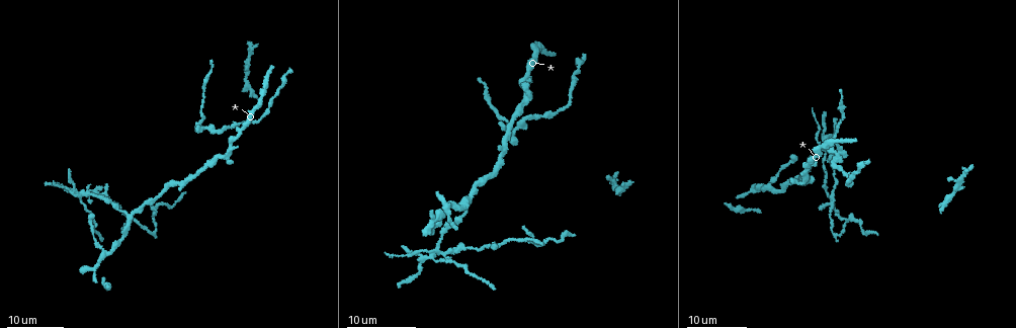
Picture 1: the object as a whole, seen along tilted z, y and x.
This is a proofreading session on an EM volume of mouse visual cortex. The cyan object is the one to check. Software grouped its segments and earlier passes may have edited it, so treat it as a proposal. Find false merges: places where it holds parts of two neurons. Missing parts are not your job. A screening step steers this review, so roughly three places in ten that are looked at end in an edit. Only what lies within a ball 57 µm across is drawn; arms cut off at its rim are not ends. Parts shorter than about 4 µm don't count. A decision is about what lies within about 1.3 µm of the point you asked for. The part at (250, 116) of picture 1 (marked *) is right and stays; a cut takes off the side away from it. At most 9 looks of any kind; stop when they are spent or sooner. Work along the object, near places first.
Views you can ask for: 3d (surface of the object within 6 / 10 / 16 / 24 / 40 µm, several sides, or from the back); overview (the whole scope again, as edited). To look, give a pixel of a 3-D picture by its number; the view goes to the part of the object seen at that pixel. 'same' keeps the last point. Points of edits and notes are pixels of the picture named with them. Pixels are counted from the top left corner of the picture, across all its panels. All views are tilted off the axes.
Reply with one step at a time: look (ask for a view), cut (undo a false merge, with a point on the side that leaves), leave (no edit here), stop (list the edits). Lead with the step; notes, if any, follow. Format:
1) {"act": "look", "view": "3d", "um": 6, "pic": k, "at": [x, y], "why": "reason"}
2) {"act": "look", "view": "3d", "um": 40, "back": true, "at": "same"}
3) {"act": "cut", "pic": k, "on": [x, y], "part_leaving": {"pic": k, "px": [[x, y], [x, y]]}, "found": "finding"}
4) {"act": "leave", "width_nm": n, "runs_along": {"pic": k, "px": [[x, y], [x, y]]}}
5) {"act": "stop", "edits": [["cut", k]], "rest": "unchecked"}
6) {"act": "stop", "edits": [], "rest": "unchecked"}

{"act": "look", "view": "3d", "um": 16, "pic": 1, "at": [127, 215], "why": "three-way junction"}

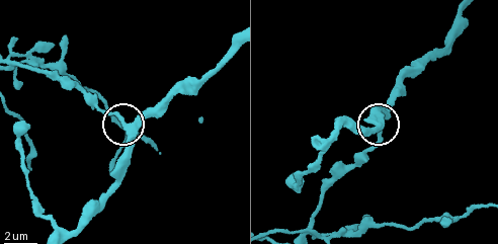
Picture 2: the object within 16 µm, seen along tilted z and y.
{"act": "look", "view": "3d", "um": 10, "pic": 2, "at": [129, 125], "why": "zoom in"}

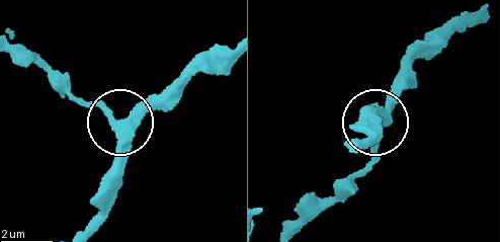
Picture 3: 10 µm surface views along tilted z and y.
{"act": "leave", "width_nm": 360, "runs_along": {"pic": 3, "px": [[227, 52], [197, 62], [122, 124], [106, 179]]}, "found": "all the same neuron"}

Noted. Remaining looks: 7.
{"act": "look", "view": "3d", "um": 16, "pic": 1, "at": [103, 251], "why": "three arms meet"}

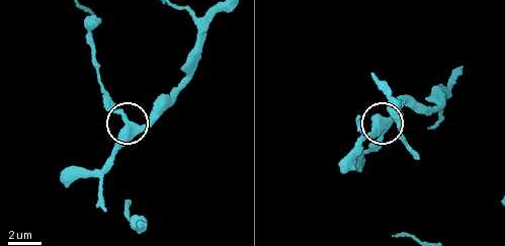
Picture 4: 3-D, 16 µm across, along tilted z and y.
{"act": "look", "view": "3d", "um": 6, "pic": 4, "at": [129, 124]}

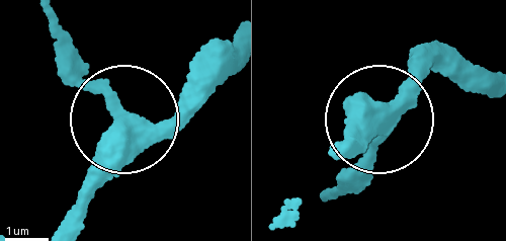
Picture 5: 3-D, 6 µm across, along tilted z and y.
{"act": "leave", "width_nm": 350, "found": "all the same neuron"}

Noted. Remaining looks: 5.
{"act": "look", "view": "3d", "um": 24, "pic": 1, "at": [86, 192], "why": "looks like a crossing"}

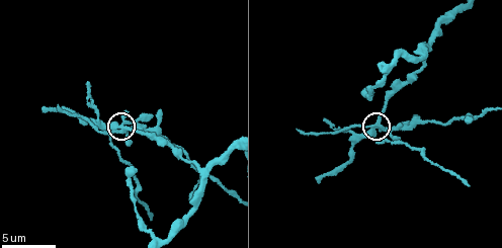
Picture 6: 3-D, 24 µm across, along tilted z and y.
{"act": "look", "view": "3d", "um": 10, "pic": 6, "at": [374, 129]}

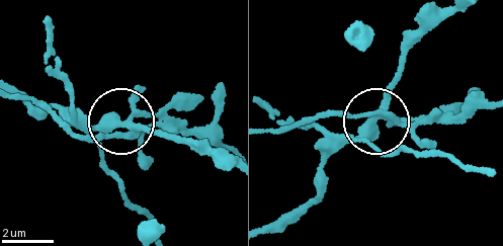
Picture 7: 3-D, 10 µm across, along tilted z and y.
{"act": "cut", "pic": 7, "on": [109, 130], "side_arm_um": 15, "part_leaving": {"pic": 7, "px": [[387, 98], [399, 117], [413, 122], [484, 109]]}, "found": "a second neuron is stuck on"}

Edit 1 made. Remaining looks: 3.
{"act": "look", "view": "overview"}

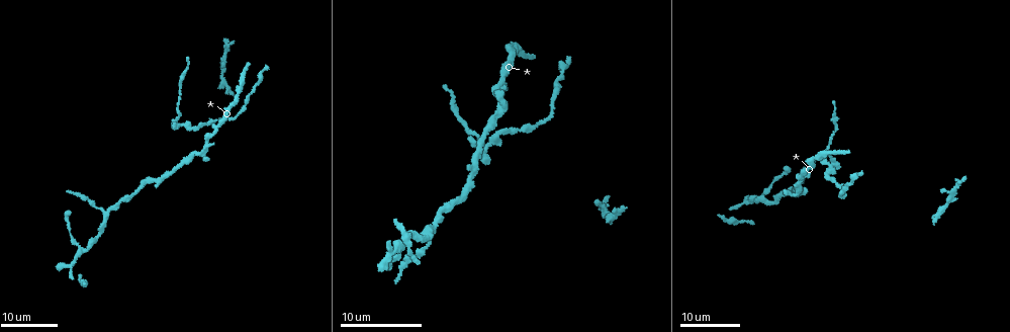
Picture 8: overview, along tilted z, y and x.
{"act": "look", "view": "3d", "um": 16, "pic": 8, "at": [832, 161], "why": "thin arm on a thick one"}

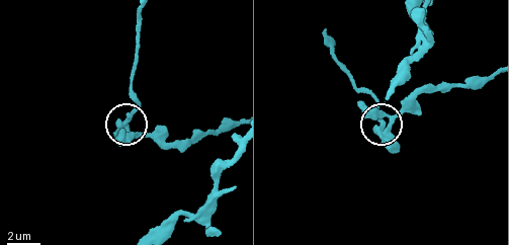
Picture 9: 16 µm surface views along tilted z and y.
{"act": "look", "view": "3d", "um": 10, "pic": 9, "at": [127, 120], "why": "zoom in"}

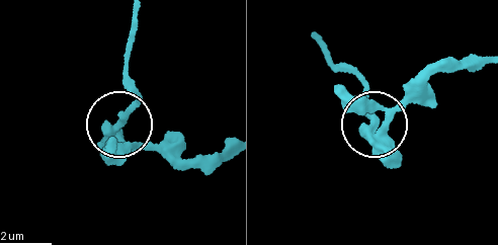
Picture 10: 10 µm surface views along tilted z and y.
{"act": "cut", "pic": 10, "on": [127, 108], "width_nm": 330, "part_leaving": {"pic": 10, "px": [[112, 130], [137, 98], [128, 64], [133, 15]]}, "found": "a second neuron is stuck on"}

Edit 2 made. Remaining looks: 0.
{"act": "stop", "edits": [["cut", 7], ["cut", 10]], "rest": "unchecked"}

